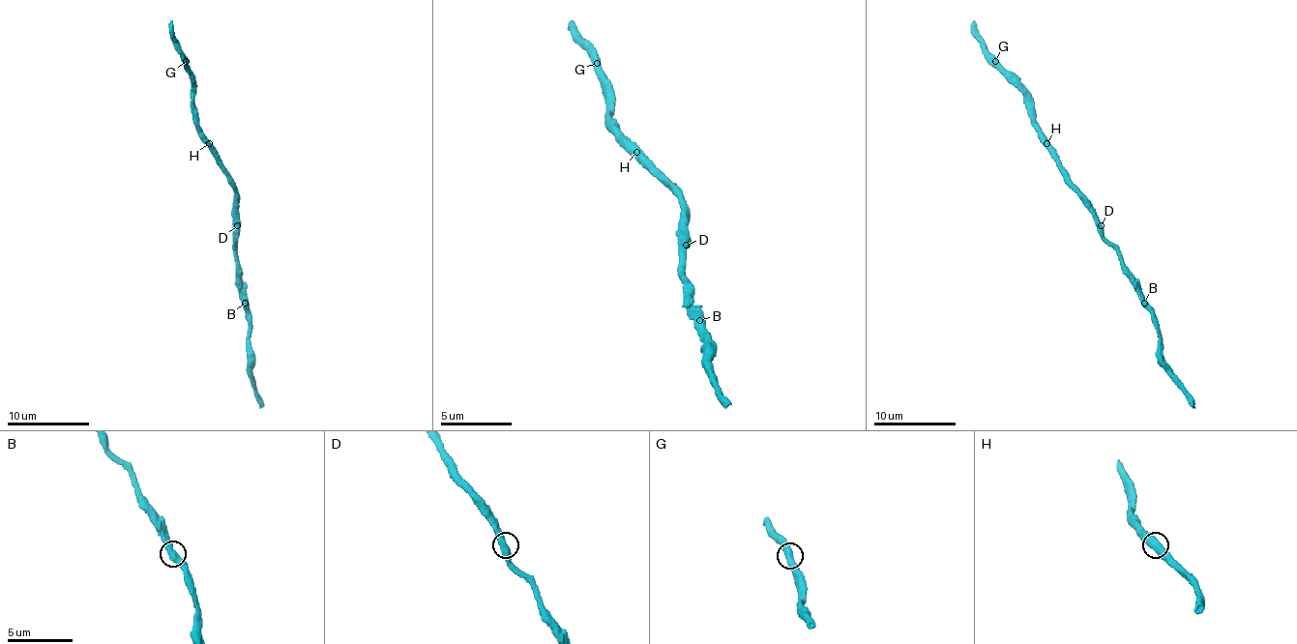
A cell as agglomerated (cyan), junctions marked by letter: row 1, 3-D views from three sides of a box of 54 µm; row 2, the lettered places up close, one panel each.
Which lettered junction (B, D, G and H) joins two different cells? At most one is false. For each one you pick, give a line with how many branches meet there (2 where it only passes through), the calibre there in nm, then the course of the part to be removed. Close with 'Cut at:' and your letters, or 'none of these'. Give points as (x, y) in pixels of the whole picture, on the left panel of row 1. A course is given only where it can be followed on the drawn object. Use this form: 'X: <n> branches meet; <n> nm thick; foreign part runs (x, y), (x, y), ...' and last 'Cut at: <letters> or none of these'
Cut at: none of these

